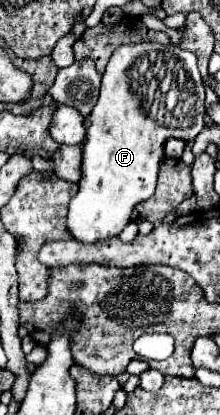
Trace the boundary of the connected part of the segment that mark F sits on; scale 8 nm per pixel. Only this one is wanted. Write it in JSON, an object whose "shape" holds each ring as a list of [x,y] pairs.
{"shape":[[[138,43],[122,45],[110,57],[110,63],[102,75],[100,99],[88,115],[86,141],[82,145],[82,177],[78,181],[78,195],[70,201],[68,227],[74,239],[82,243],[94,243],[118,235],[130,221],[132,209],[154,195],[158,165],[164,157],[164,143],[168,137],[176,137],[192,143],[204,127],[204,87],[196,85],[196,117],[184,127],[162,127],[142,107],[138,93],[131,90],[128,71],[135,60],[148,55],[158,45]]]}

